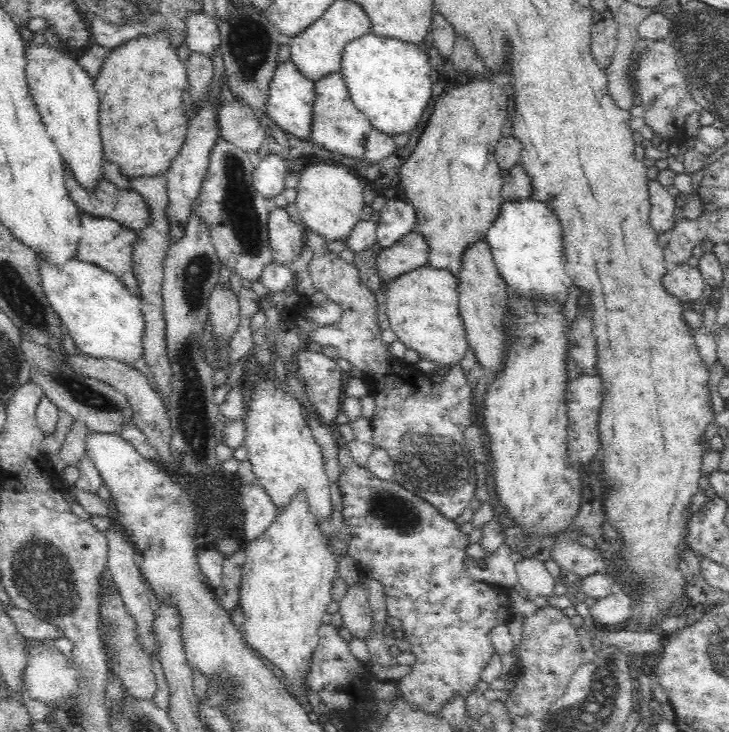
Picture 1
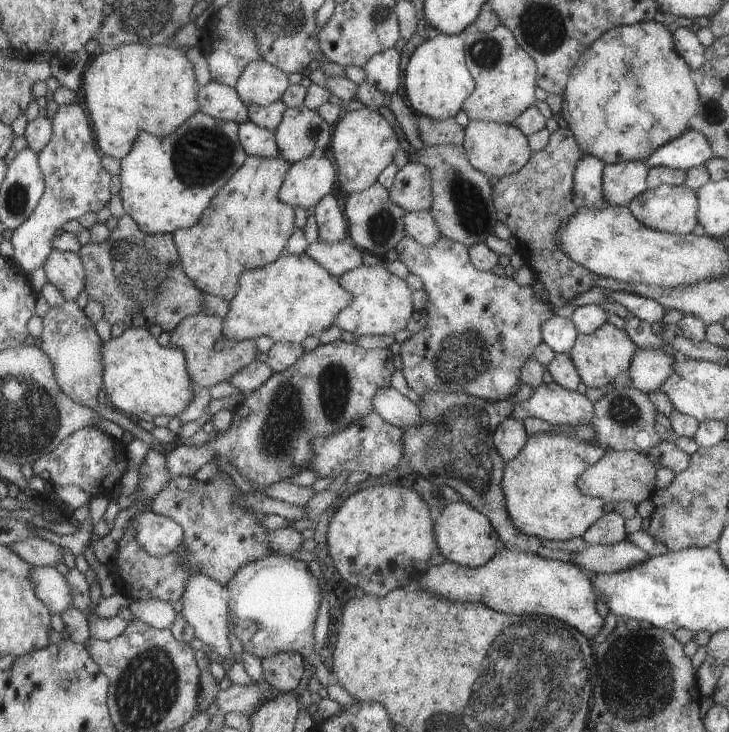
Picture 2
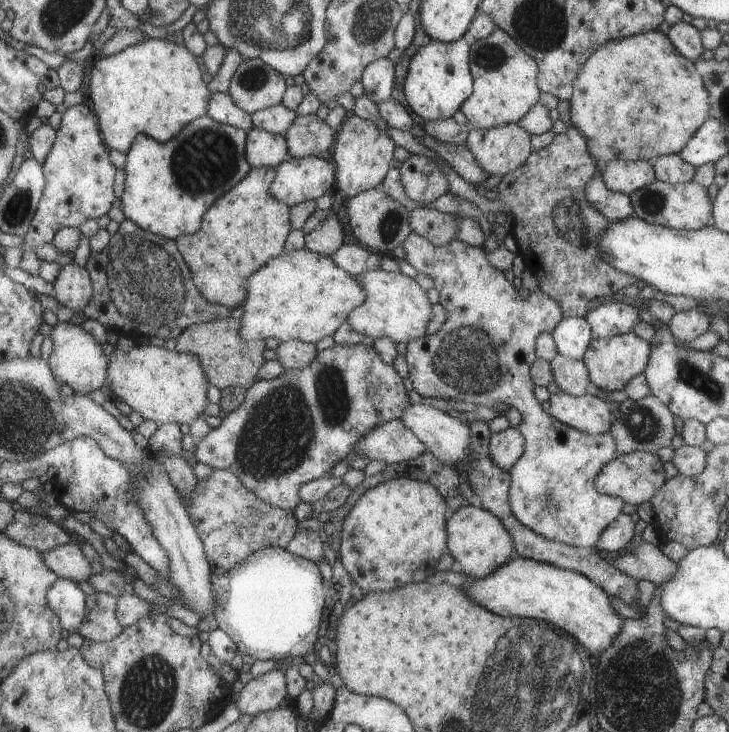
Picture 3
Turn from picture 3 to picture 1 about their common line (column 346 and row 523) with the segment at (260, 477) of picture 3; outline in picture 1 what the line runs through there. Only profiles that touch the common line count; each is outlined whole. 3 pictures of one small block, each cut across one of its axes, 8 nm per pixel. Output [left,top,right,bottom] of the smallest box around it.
[339,445,512,712]

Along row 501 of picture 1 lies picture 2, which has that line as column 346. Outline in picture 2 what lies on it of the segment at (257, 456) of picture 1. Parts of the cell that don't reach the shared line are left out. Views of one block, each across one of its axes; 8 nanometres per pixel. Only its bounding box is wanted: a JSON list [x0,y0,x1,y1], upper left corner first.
[334,265,413,337]

